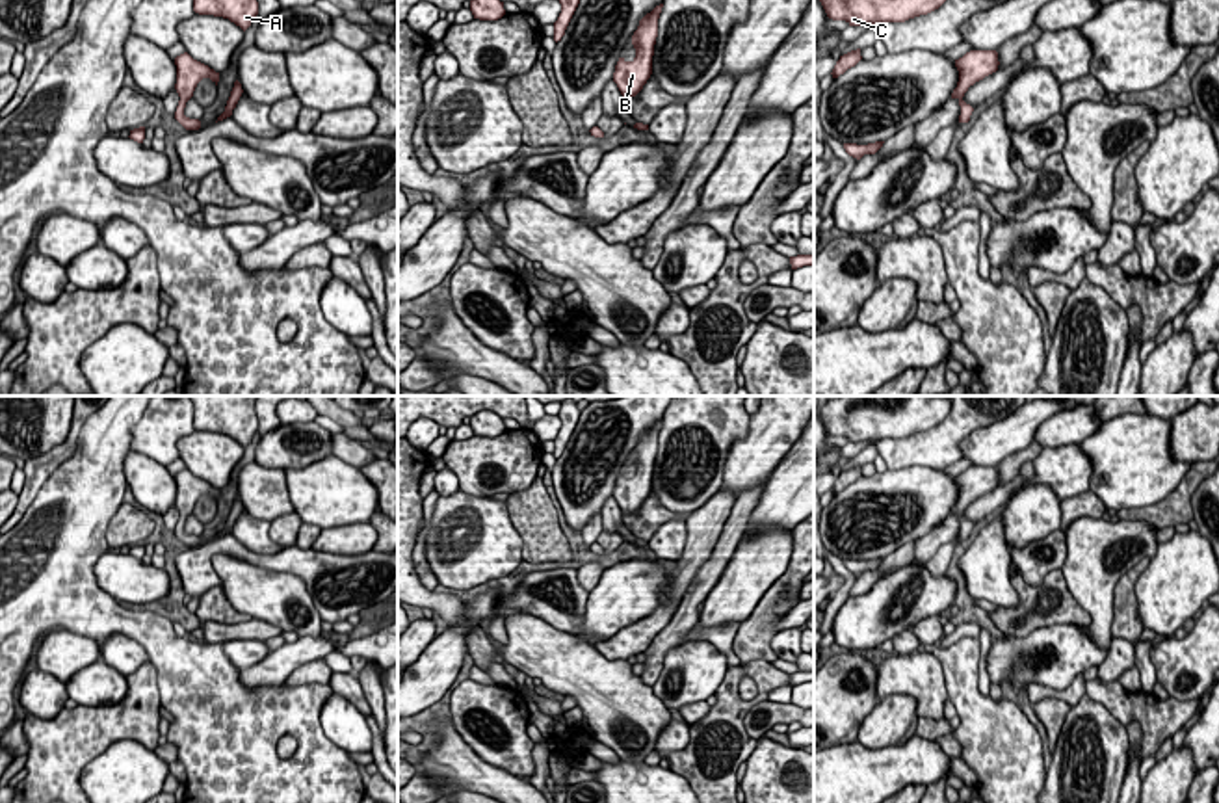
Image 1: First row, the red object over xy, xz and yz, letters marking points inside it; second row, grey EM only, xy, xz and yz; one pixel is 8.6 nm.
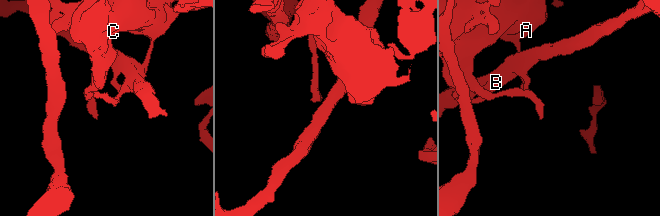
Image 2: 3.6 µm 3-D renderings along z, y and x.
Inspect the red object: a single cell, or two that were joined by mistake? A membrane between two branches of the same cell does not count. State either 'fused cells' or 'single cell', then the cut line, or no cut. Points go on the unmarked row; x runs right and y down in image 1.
fused cells | xy (175, 528), (183, 530)

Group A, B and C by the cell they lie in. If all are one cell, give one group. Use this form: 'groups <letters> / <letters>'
groups A C / B

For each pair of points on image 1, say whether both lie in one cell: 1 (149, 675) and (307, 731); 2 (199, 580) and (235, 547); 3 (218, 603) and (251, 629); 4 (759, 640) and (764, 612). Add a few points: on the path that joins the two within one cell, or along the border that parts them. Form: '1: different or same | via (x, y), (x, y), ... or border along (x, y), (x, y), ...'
1: different | border along (149, 660), (157, 671), (162, 705)
2: same | via (199, 567), (199, 562), (214, 547), (222, 547)
3: different | border along (249, 618), (238, 623), (199, 623)
4: same | via (759, 632), (762, 619)

